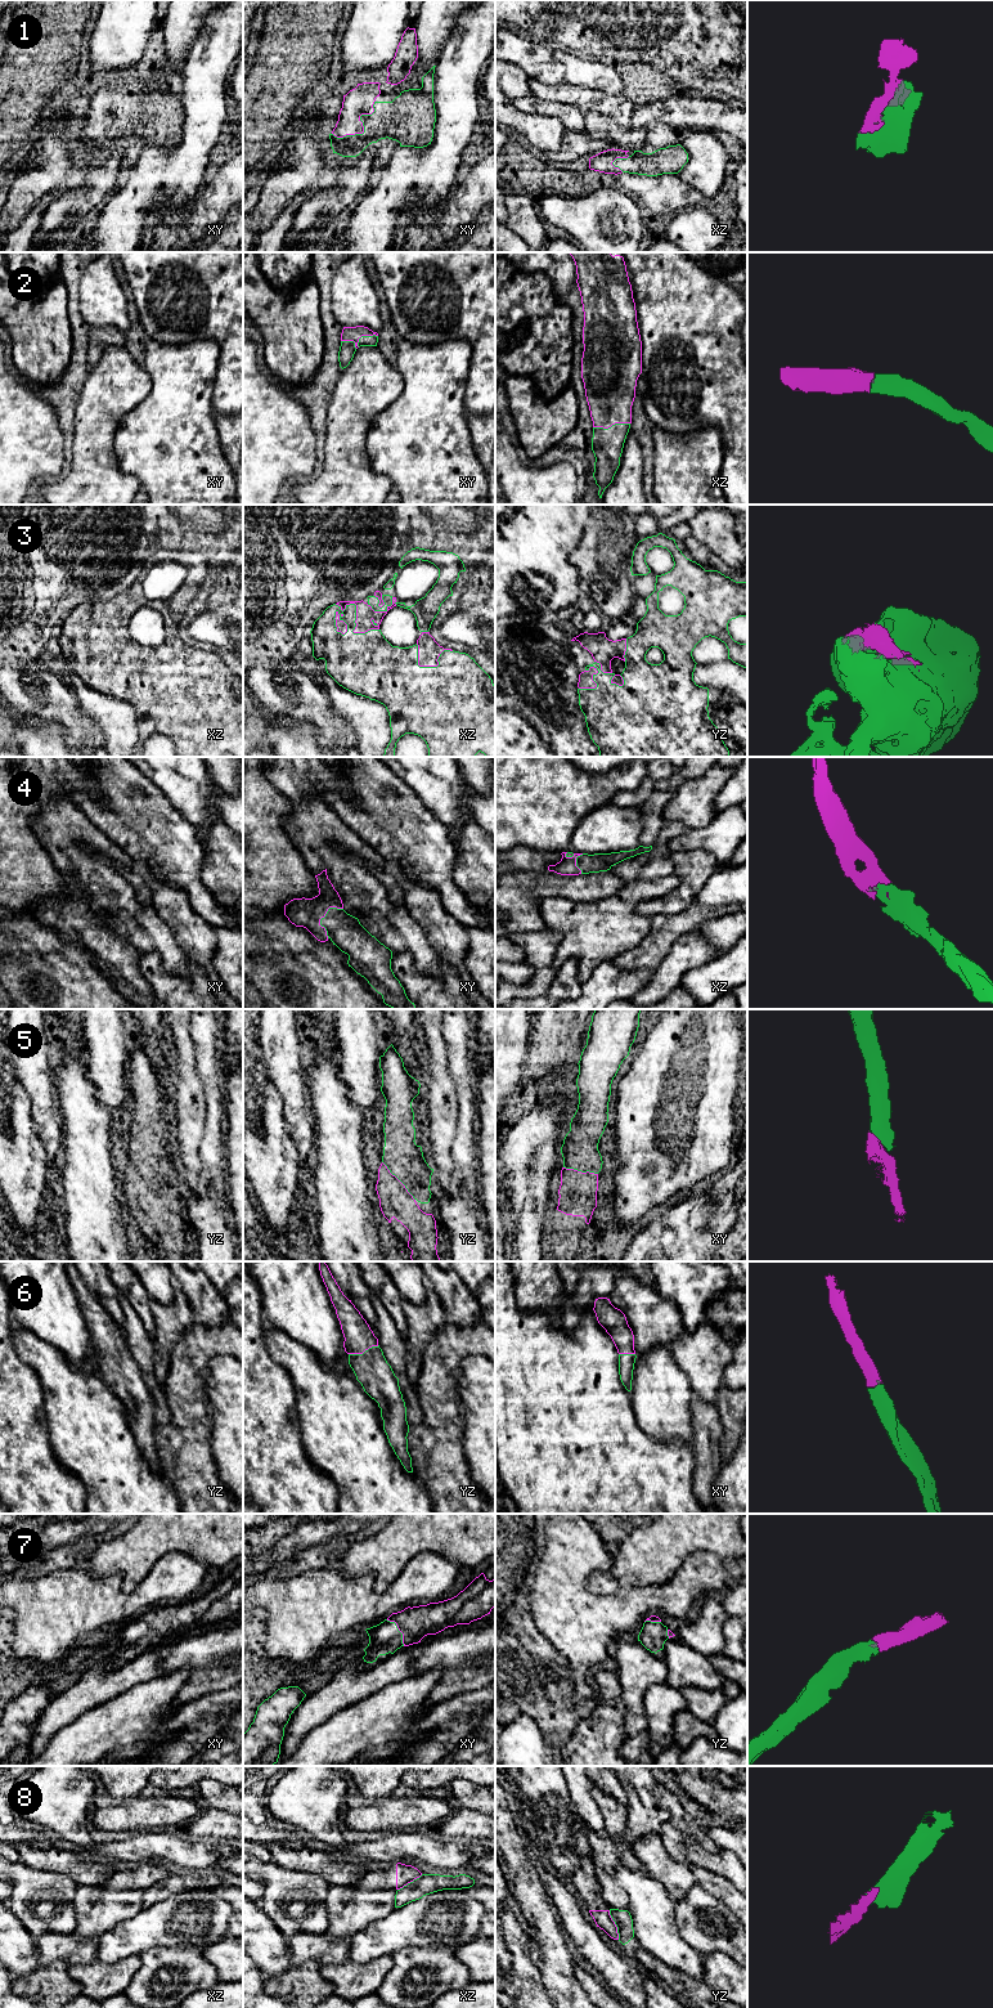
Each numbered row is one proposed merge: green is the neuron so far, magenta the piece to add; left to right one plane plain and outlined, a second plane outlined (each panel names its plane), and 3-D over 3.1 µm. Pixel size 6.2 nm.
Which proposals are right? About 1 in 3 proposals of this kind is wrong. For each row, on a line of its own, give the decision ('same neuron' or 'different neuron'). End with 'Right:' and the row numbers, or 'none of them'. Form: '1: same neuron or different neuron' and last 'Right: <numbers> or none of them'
1: same neuron
2: same neuron
3: same neuron
4: same neuron
5: same neuron
6: same neuron
7: same neuron
8: different neuron
Right: 1, 2, 3, 4, 5, 6, 7

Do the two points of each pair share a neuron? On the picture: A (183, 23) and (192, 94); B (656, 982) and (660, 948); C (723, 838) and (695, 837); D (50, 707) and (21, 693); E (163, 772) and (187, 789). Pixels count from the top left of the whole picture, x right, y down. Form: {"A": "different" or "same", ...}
{"A": "different", "B": "different", "C": "same", "D": "same", "E": "same"}

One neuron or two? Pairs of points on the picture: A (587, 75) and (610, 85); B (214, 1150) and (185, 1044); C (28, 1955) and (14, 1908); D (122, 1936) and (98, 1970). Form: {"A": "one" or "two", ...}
{"A": "one", "B": "two", "C": "two", "D": "two"}

